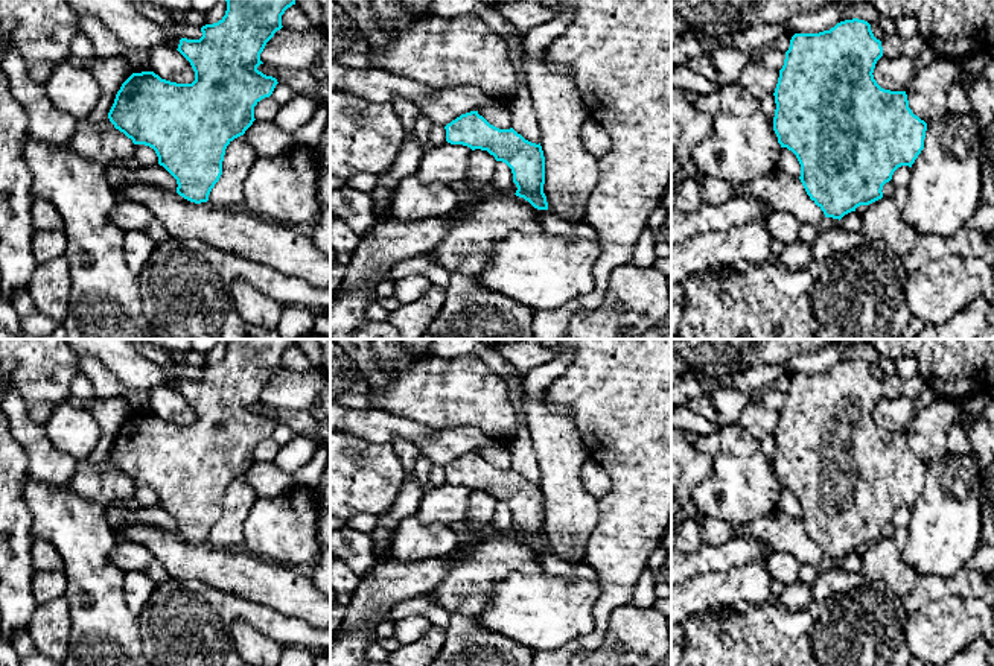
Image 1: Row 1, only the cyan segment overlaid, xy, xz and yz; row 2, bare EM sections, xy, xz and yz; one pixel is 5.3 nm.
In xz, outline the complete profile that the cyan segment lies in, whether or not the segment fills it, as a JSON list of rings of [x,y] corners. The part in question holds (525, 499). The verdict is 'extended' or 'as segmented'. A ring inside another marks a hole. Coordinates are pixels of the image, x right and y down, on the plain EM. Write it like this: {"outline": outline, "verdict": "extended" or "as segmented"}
{"outline": [[[478,452],[461,455],[444,470],[448,484],[487,491],[496,502],[505,503],[518,528],[515,535],[537,550],[548,550],[543,534],[545,497],[540,484],[525,480],[513,468],[499,470],[490,465]]], "verdict": "as segmented"}

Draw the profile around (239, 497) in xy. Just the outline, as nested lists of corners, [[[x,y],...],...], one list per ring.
[[[244,476],[230,482],[222,502],[222,515],[207,543],[221,550],[245,549],[244,523],[257,497]]]

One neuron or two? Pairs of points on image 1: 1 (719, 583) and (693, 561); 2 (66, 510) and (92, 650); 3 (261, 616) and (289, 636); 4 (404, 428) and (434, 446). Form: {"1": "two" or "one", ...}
{"1": "two", "2": "one", "3": "one", "4": "two"}

